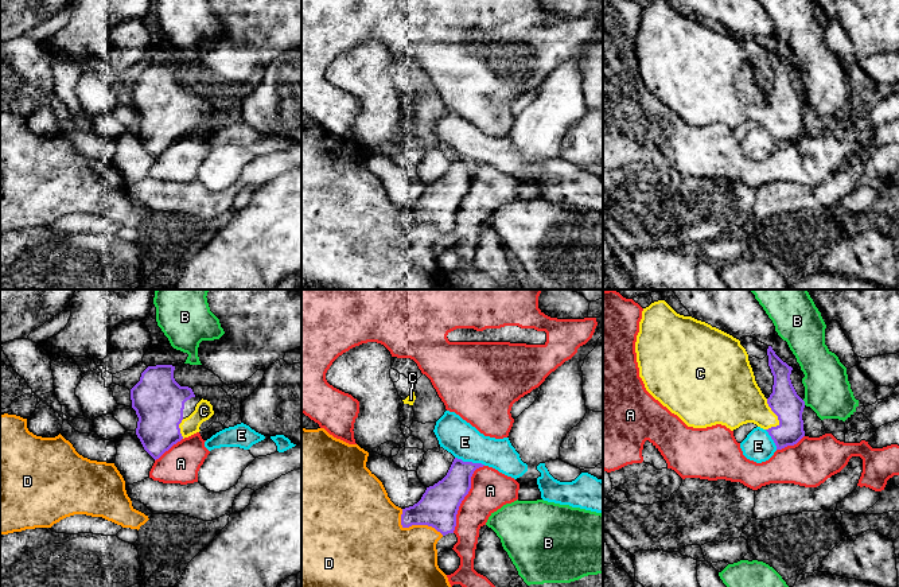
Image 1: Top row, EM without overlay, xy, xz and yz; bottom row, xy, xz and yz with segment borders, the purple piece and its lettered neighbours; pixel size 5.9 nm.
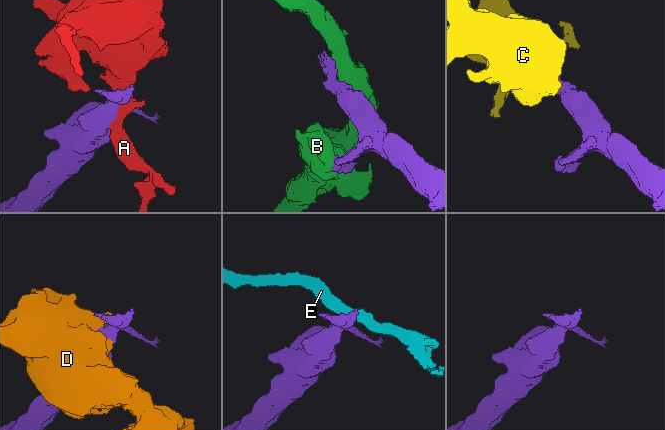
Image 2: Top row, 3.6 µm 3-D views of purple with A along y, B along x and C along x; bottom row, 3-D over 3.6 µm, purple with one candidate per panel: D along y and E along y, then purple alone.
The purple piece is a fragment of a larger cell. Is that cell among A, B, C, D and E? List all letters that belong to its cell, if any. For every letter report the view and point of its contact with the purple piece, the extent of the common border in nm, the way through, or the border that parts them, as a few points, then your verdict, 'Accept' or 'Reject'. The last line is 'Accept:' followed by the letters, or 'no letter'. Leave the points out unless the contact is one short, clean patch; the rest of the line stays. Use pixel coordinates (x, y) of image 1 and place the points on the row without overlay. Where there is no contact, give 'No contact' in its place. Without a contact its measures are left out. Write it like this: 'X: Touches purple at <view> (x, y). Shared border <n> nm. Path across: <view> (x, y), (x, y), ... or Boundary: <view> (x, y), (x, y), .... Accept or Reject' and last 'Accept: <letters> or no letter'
A: Touches purple at xz (464, 194). Shared border 440 nm. Reject
B: Touches purple at yz (804, 101). Shared border 40 nm. Reject
C: Touches purple at yz (777, 113). Shared border 190 nm. Accept
D: Touches purple at xz (415, 222). Shared border 300 nm. Reject
E: Touches purple at xz (470, 160). Shared border 190 nm. Boundary: xz (455, 155), (485, 163). Reject
Accept: C

